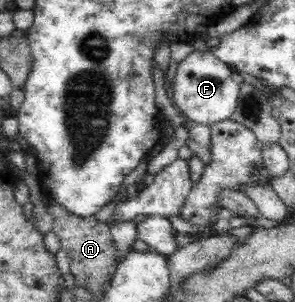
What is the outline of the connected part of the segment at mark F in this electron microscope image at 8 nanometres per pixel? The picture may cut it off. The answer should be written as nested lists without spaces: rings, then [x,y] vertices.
[[[192,51],[181,63],[175,75],[173,99],[175,105],[191,121],[212,126],[217,122],[231,118],[237,107],[242,82],[233,76],[230,67],[215,57],[210,51]]]

